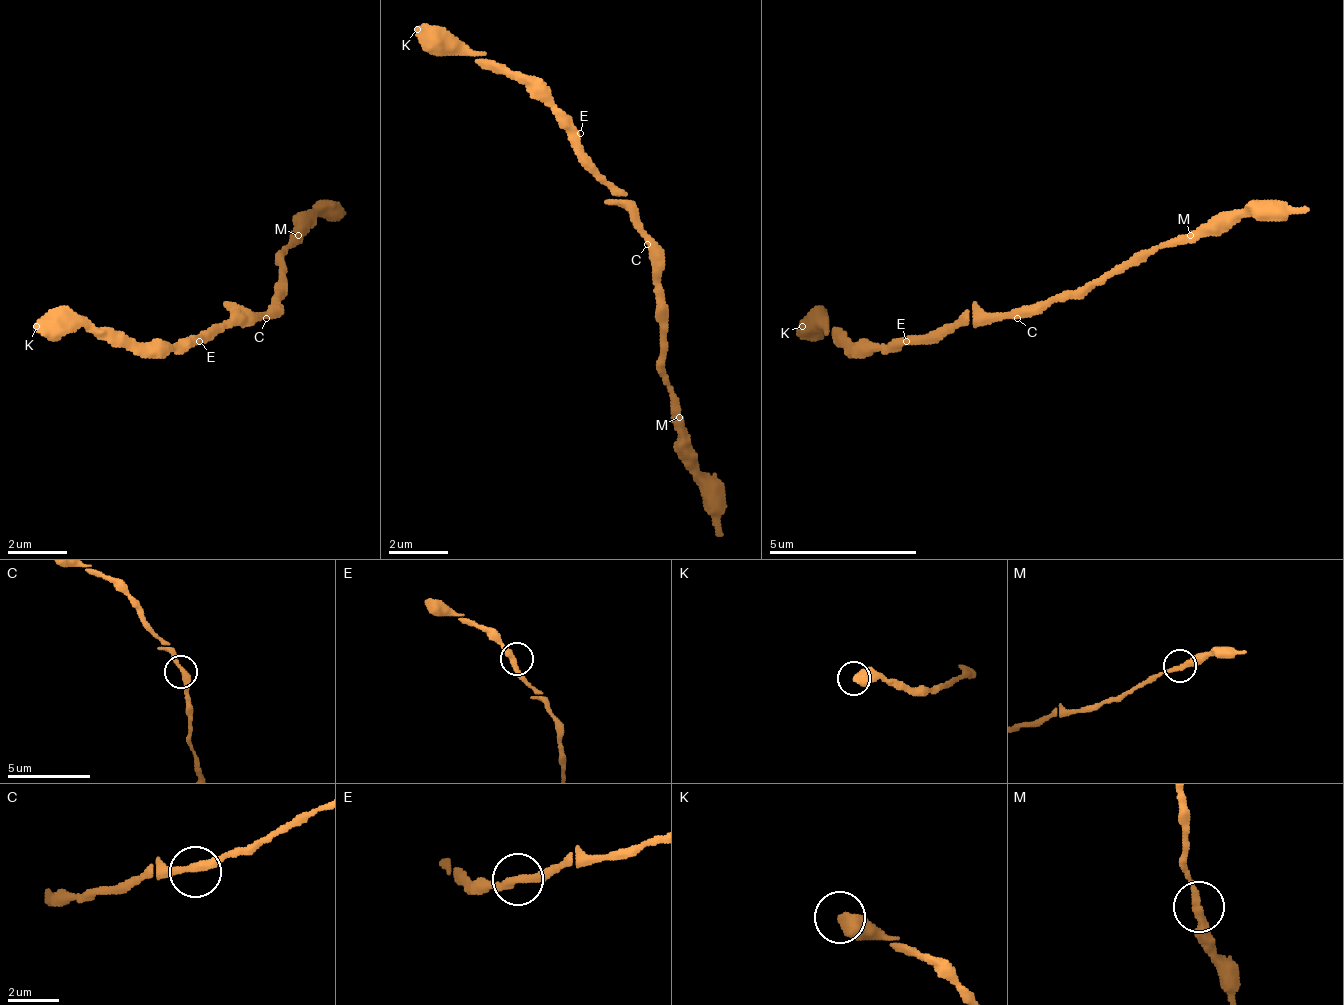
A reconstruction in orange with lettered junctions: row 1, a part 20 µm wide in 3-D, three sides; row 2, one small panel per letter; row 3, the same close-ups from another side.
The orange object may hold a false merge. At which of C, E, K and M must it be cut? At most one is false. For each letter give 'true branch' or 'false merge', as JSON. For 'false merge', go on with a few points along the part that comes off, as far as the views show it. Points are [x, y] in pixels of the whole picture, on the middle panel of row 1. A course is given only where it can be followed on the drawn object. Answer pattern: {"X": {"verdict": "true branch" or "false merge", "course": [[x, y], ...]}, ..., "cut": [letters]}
{"C": {"verdict": "true branch"}, "E": {"verdict": "true branch"}, "K": {"verdict": "true branch"}, "M": {"verdict": "true branch"}, "cut": []}

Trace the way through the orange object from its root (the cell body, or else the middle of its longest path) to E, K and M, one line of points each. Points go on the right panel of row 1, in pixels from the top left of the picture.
E: (1017, 311), (965, 311), (950, 326), (936, 326), (921, 341), (906, 341)
K: (1017, 311), (965, 311), (950, 326), (936, 326), (921, 341), (839, 341), (824, 326), (802, 326)
M: (1017, 311), (1032, 311), (1062, 296), (1084, 296), (1151, 252), (1188, 237)

